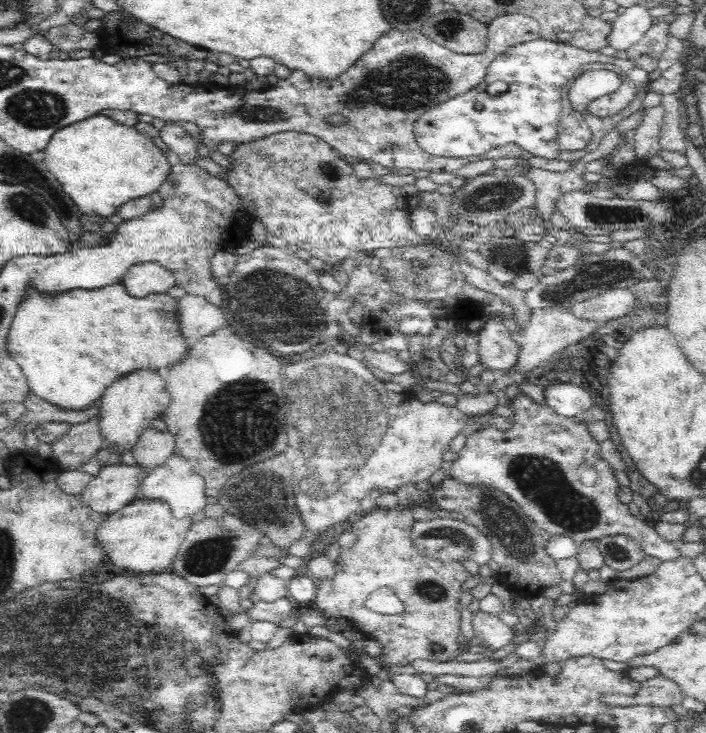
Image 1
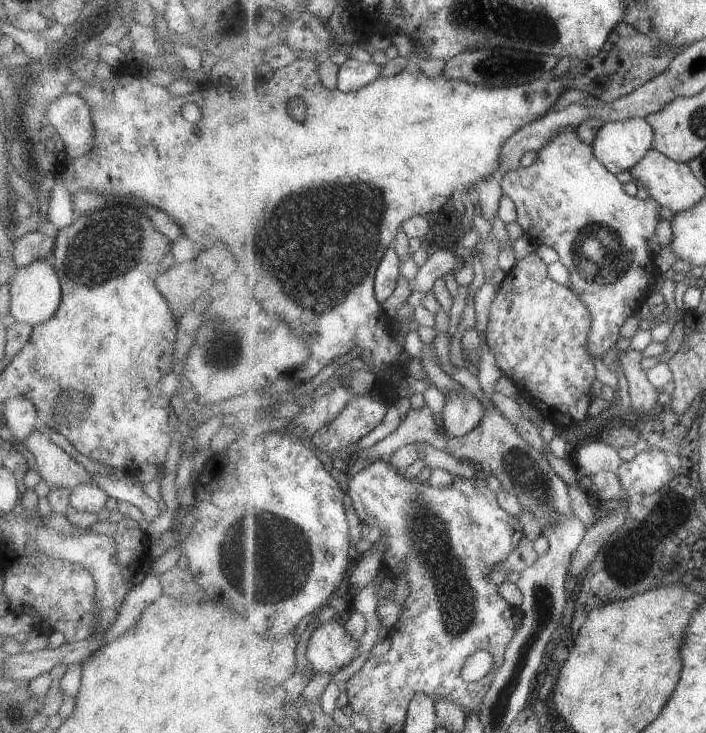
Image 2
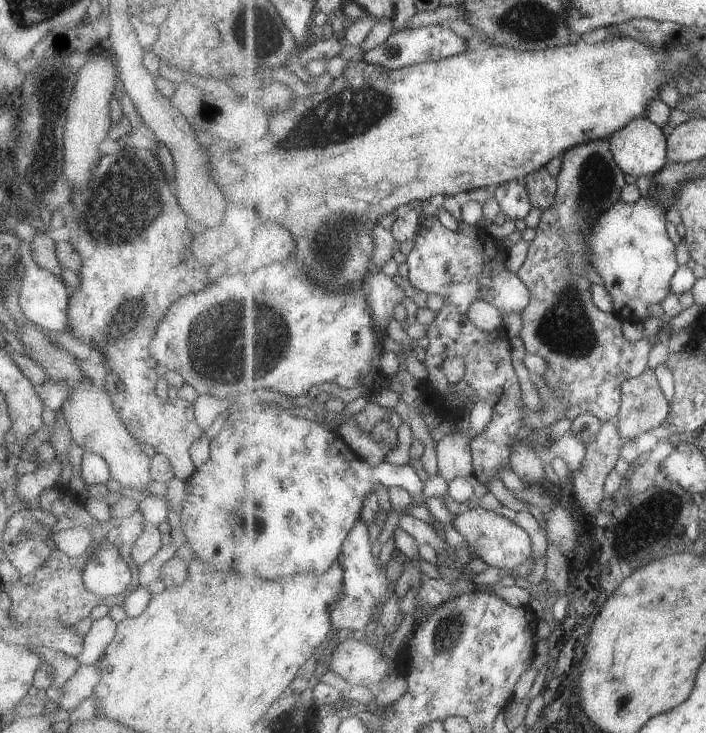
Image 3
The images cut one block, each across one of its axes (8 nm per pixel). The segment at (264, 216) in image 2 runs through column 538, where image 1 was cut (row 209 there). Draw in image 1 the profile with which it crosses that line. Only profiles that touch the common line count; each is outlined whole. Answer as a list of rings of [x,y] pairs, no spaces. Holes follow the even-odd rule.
[[[101,113],[58,130],[52,135],[50,144],[43,152],[45,158],[42,163],[52,176],[56,176],[62,190],[68,196],[72,196],[80,212],[88,216],[96,214],[105,219],[118,214],[120,206],[126,202],[145,196],[154,196],[154,192],[168,180],[172,168],[167,160],[166,152],[158,148],[152,139],[138,132],[135,126],[127,127],[118,124],[114,122],[114,119]]]

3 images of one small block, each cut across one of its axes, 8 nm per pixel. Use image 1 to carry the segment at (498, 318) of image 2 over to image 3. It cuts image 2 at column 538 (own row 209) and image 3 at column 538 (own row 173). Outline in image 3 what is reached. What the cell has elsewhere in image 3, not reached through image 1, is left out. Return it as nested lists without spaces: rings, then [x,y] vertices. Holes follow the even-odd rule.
[[[609,141],[589,142],[565,153],[562,156],[562,170],[556,178],[558,192],[554,204],[542,213],[536,237],[530,242],[528,255],[516,272],[530,291],[530,304],[521,313],[523,328],[520,338],[526,352],[548,362],[548,369],[541,376],[565,403],[565,417],[573,420],[583,413],[590,413],[603,423],[616,420],[622,406],[624,383],[644,374],[649,366],[649,352],[653,346],[651,342],[645,337],[638,343],[629,342],[623,336],[623,321],[613,312],[603,312],[593,302],[593,282],[587,278],[587,270],[597,273],[592,262],[590,233],[598,219],[622,200],[623,190],[627,186],[625,174],[616,162]]]

